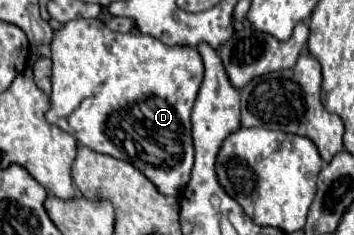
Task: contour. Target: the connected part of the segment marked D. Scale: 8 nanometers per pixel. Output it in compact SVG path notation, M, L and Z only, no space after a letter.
M76 19L54 31L52 43L52 93L46 121L70 133L92 151L122 159L138 167L164 195L180 195L190 179L194 145L190 113L196 101L204 65L196 47L170 47L144 33L114 33L100 19Z

